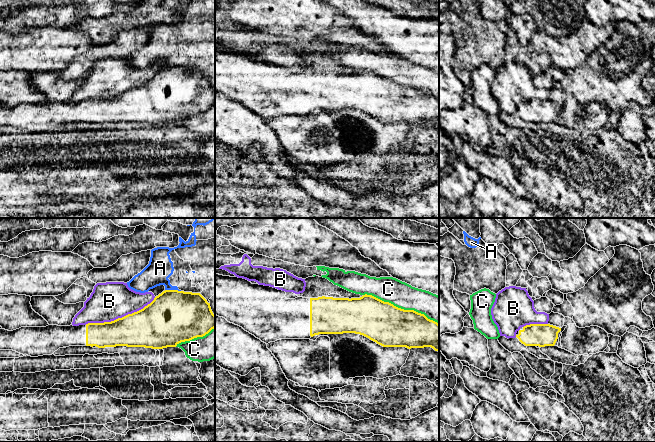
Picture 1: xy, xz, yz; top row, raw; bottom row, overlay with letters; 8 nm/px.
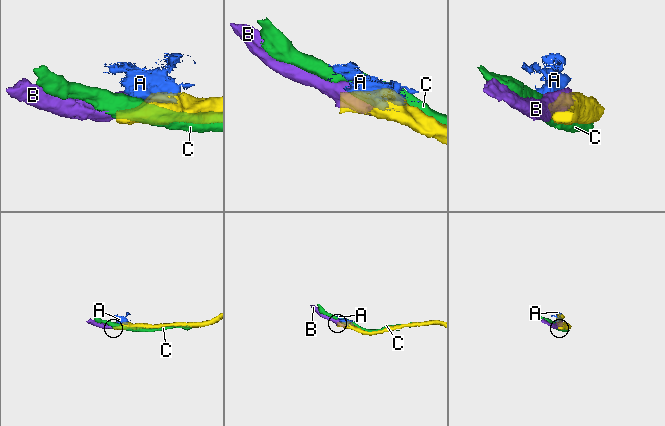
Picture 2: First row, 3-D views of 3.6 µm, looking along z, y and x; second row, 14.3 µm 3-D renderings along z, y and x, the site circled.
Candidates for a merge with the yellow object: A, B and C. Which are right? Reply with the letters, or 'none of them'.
none of them

